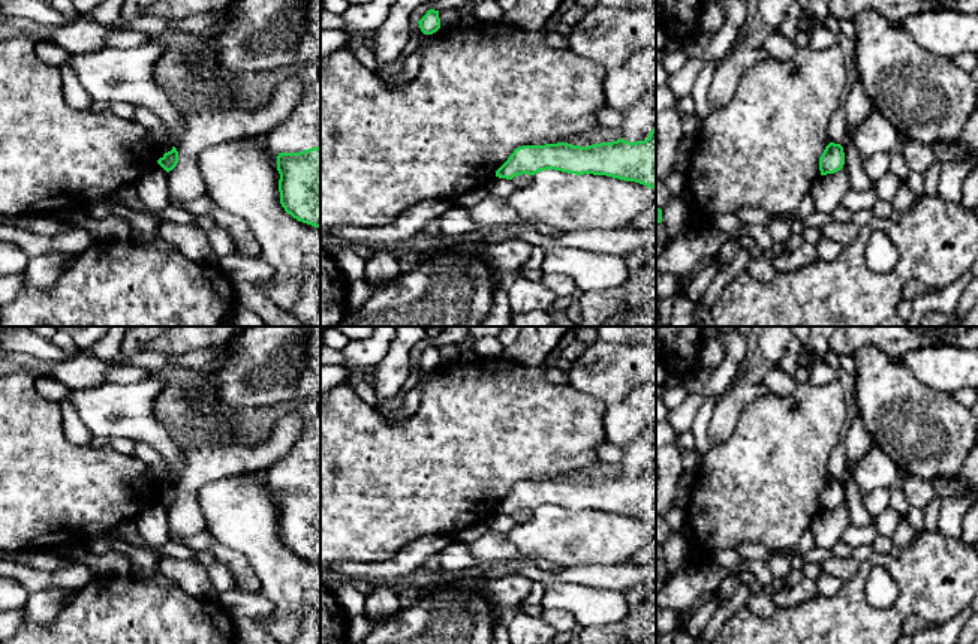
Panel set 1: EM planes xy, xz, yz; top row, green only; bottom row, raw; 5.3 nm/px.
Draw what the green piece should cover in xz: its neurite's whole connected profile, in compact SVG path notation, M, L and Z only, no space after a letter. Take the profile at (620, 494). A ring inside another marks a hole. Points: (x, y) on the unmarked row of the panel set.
M656 460L644 476L617 475L589 482L568 478L523 481L514 485L496 506L496 512L512 515L517 511L535 511L554 505L568 509L607 511L656 523Z

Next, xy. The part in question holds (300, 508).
M321 484L279 488L280 539L298 557L321 565Z

